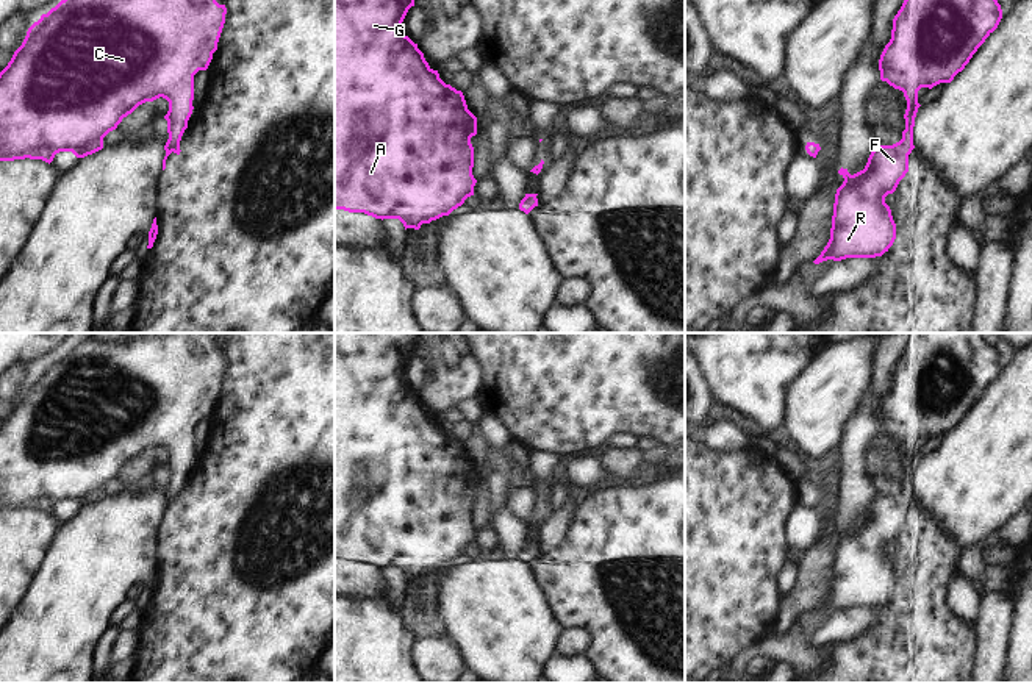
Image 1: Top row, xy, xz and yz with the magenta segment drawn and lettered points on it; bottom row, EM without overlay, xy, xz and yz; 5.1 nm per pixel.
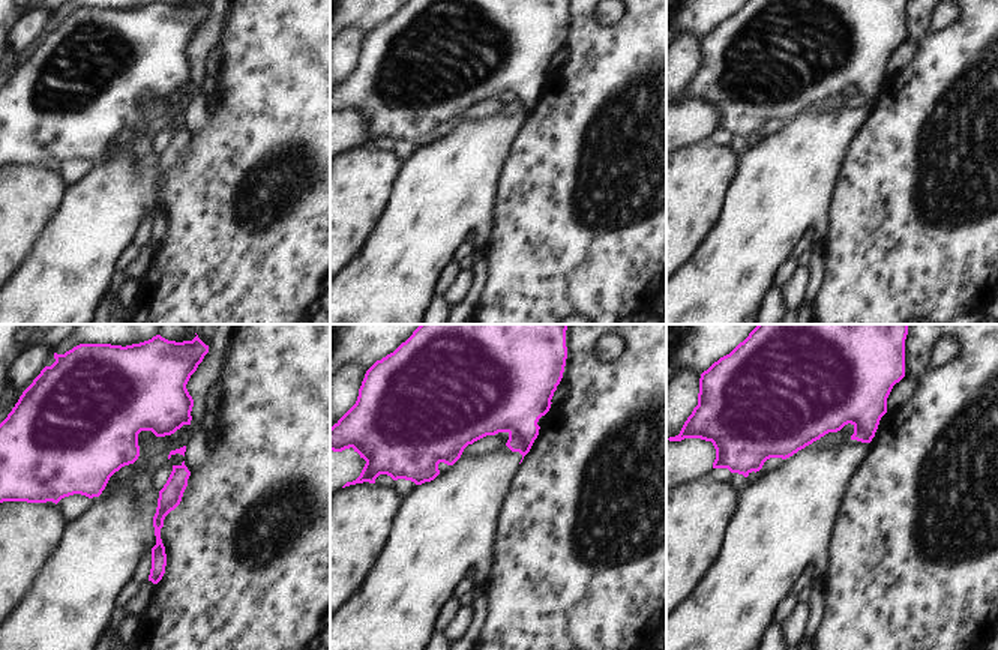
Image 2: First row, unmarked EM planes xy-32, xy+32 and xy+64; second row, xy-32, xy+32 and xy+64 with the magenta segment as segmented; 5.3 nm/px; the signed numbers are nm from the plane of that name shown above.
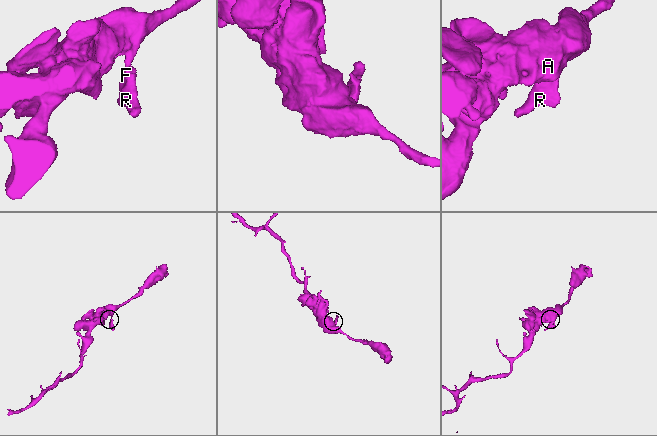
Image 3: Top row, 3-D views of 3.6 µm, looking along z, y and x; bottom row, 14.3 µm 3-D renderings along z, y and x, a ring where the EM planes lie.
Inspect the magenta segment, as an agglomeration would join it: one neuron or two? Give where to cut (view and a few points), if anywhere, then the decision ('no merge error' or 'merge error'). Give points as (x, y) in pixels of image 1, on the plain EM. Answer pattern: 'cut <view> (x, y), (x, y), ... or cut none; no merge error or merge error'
cut none; no merge error

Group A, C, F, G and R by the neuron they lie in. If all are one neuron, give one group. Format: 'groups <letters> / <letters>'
groups A C F G R

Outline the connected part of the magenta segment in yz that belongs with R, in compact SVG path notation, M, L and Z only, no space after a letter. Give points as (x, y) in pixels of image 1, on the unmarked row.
M907 333L907 336L905 350L893 369L891 389L879 409L880 430L902 441L907 450L905 480L899 492L877 494L863 520L854 525L843 517L838 520L844 531L835 544L830 589L815 614L827 610L876 608L888 602L896 589L896 574L885 547L896 541L908 522L908 505L915 499L915 467L921 456L918 441L951 433L1002 369L996 347L980 333Z

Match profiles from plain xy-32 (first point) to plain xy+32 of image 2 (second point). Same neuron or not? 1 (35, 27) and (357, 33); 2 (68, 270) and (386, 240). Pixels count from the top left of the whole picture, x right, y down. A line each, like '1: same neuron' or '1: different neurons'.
1: same neuron
2: same neuron

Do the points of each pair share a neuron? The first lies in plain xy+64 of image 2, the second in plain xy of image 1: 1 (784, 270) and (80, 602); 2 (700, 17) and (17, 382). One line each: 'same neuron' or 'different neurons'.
1: different neurons
2: different neurons

